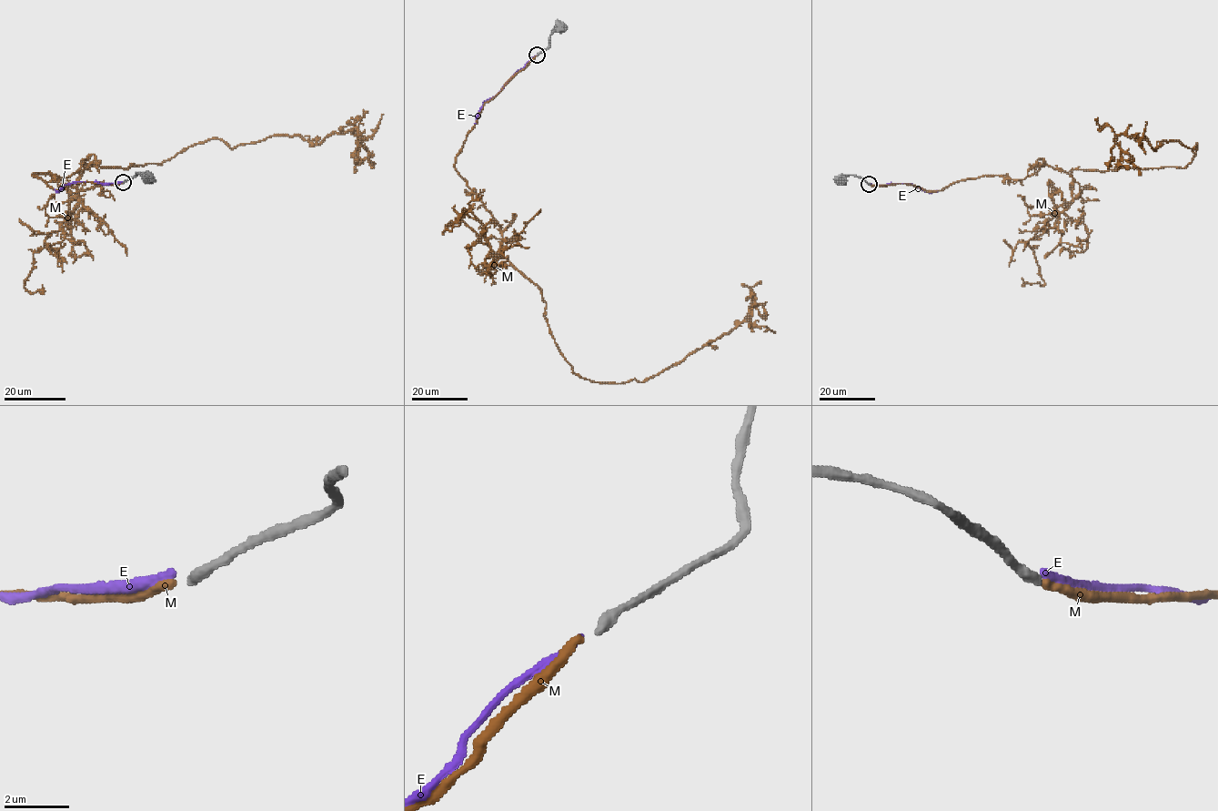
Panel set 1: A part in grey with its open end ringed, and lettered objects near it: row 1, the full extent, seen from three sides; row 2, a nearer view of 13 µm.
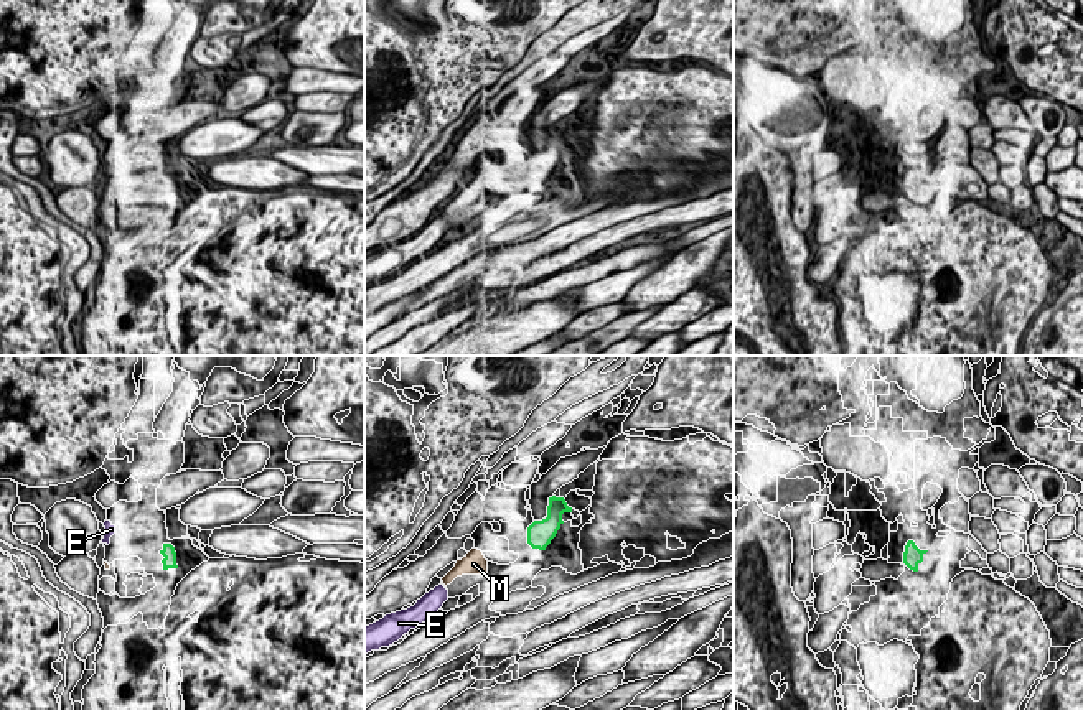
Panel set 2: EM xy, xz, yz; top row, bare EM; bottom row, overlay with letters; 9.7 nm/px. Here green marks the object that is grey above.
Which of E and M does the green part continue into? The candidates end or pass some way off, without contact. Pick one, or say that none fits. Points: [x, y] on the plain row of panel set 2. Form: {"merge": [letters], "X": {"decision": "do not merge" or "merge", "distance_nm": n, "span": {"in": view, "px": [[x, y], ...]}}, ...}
{"merge": ["M"], "E": {"decision": "do not merge", "distance_nm": 480, "span": {"in": "xy", "px": [[160, 182], [114, 163]]}}, "M": {"decision": "merge", "distance_nm": 440, "span": {"in": "xz", "px": [[528, 173], [487, 191]]}}}

